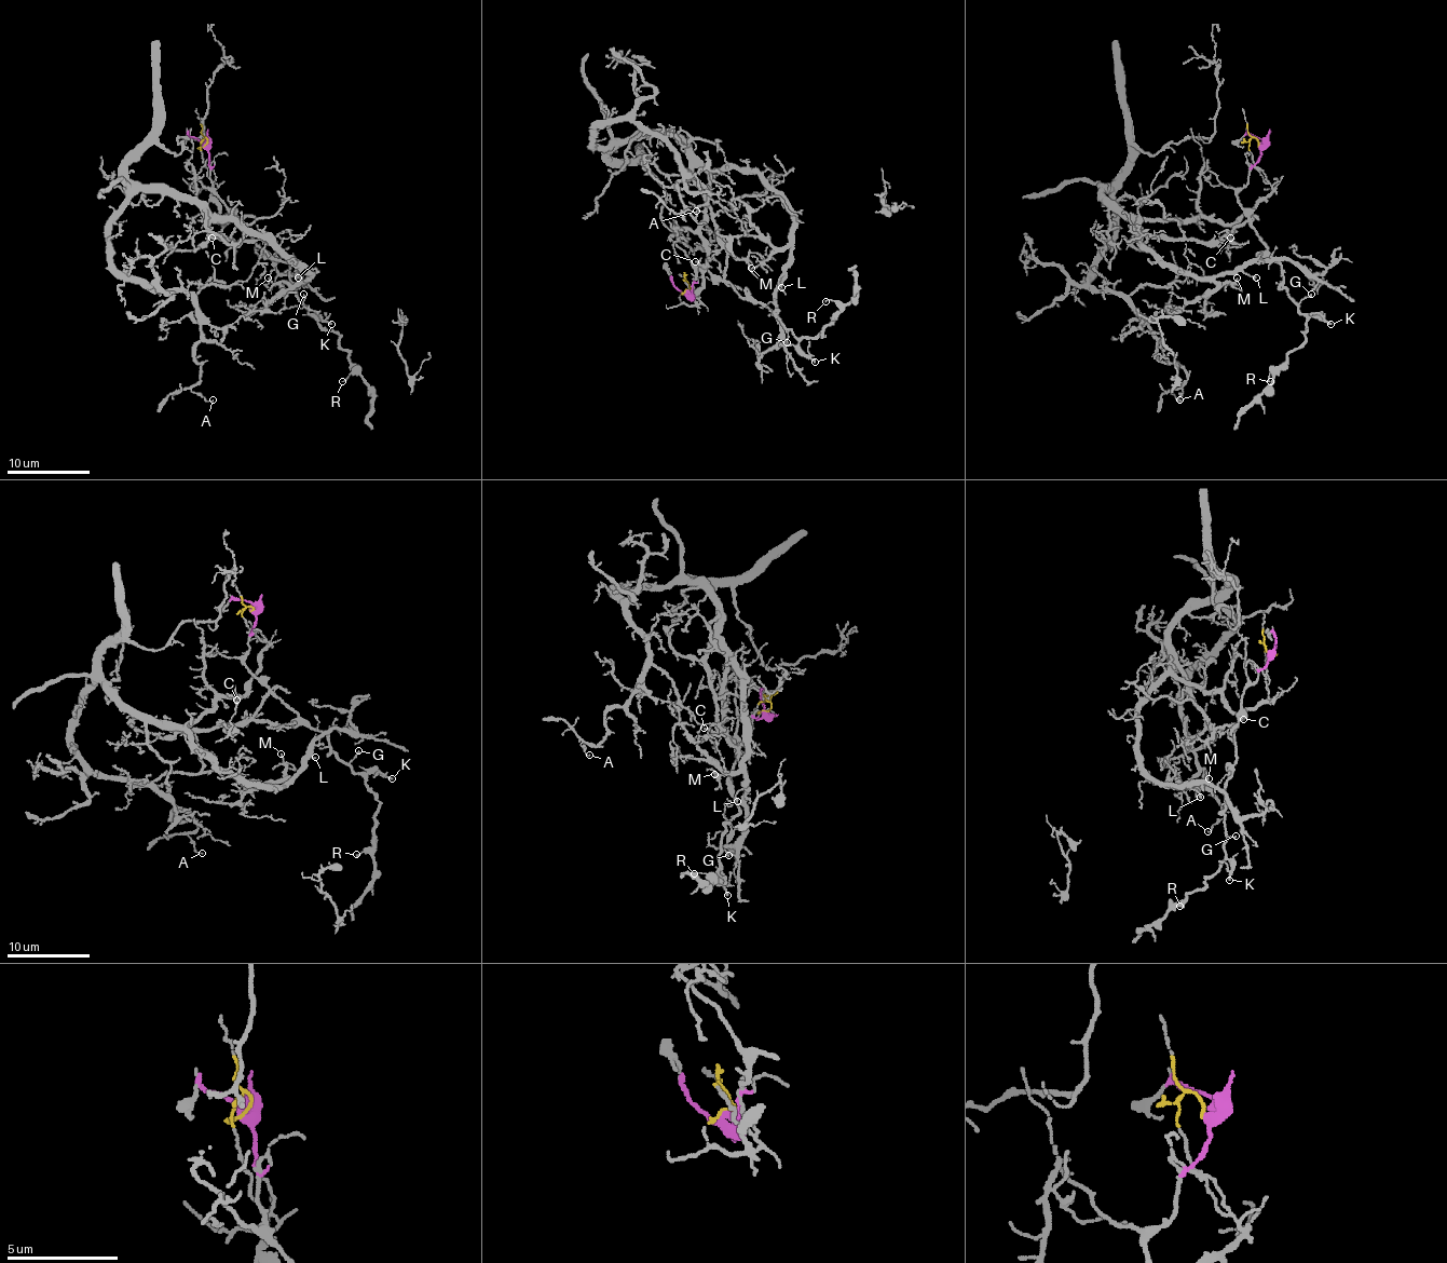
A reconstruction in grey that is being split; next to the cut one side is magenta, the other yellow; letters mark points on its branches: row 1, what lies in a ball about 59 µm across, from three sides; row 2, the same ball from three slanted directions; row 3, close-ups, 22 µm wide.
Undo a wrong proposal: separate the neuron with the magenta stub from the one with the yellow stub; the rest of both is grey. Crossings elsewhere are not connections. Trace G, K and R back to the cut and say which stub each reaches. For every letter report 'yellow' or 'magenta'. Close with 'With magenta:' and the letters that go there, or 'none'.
G: magenta
K: magenta
R: magenta
With magenta: G, K, R

